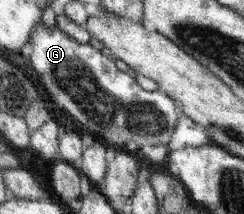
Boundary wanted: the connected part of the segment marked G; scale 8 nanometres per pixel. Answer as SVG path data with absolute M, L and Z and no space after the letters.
M37 24L28 43L32 48L30 62L39 76L36 83L64 112L82 122L86 132L106 140L114 150L128 153L148 144L170 142L181 116L176 102L160 88L155 92L142 90L132 76L120 71L100 50L88 43L80 44L57 26Z

